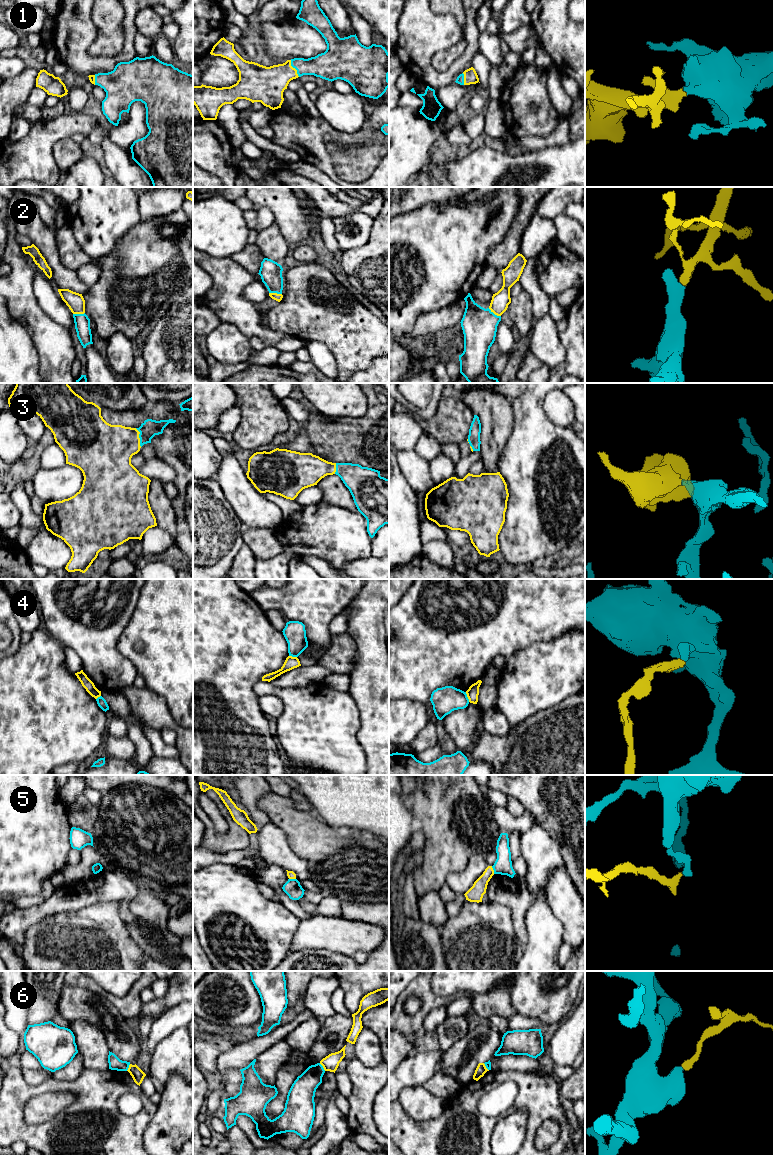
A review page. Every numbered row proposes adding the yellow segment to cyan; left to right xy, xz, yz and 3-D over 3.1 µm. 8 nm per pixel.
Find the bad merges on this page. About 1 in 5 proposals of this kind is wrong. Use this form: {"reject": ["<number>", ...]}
{"reject": ["4", "5", "6"]}

